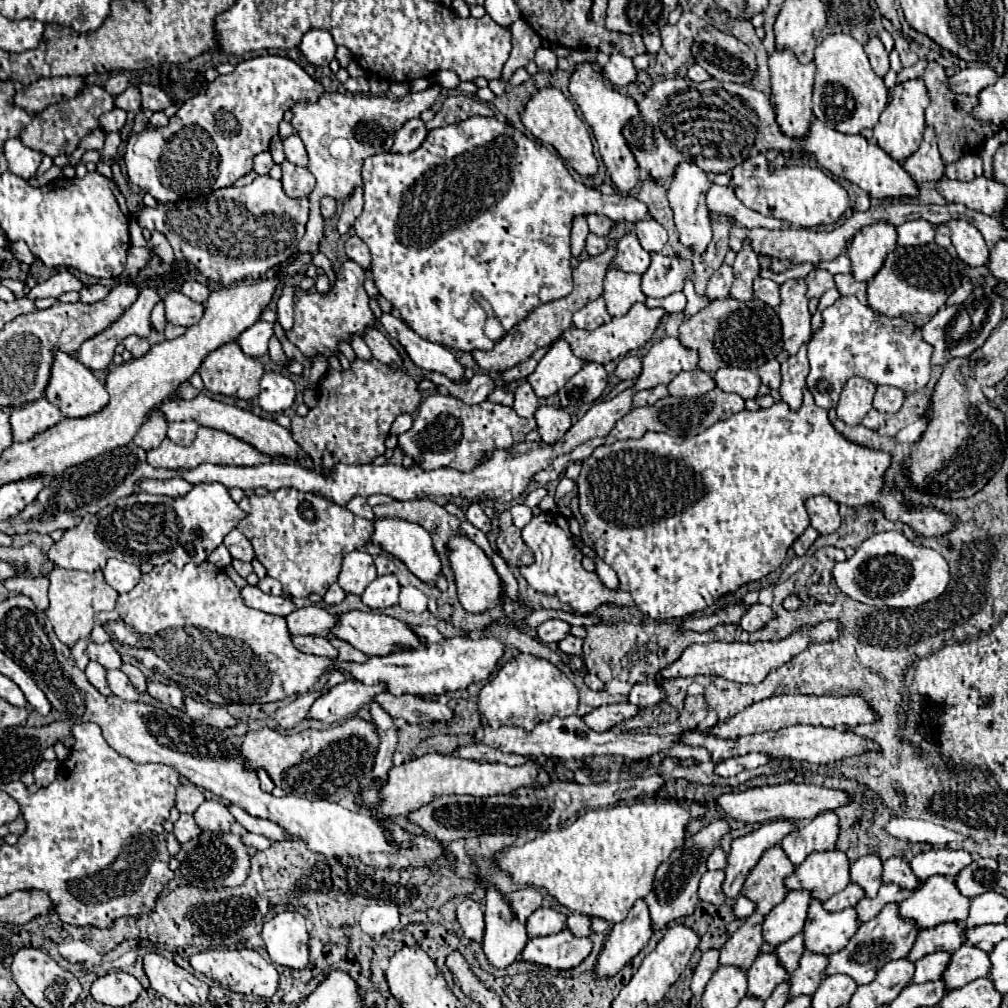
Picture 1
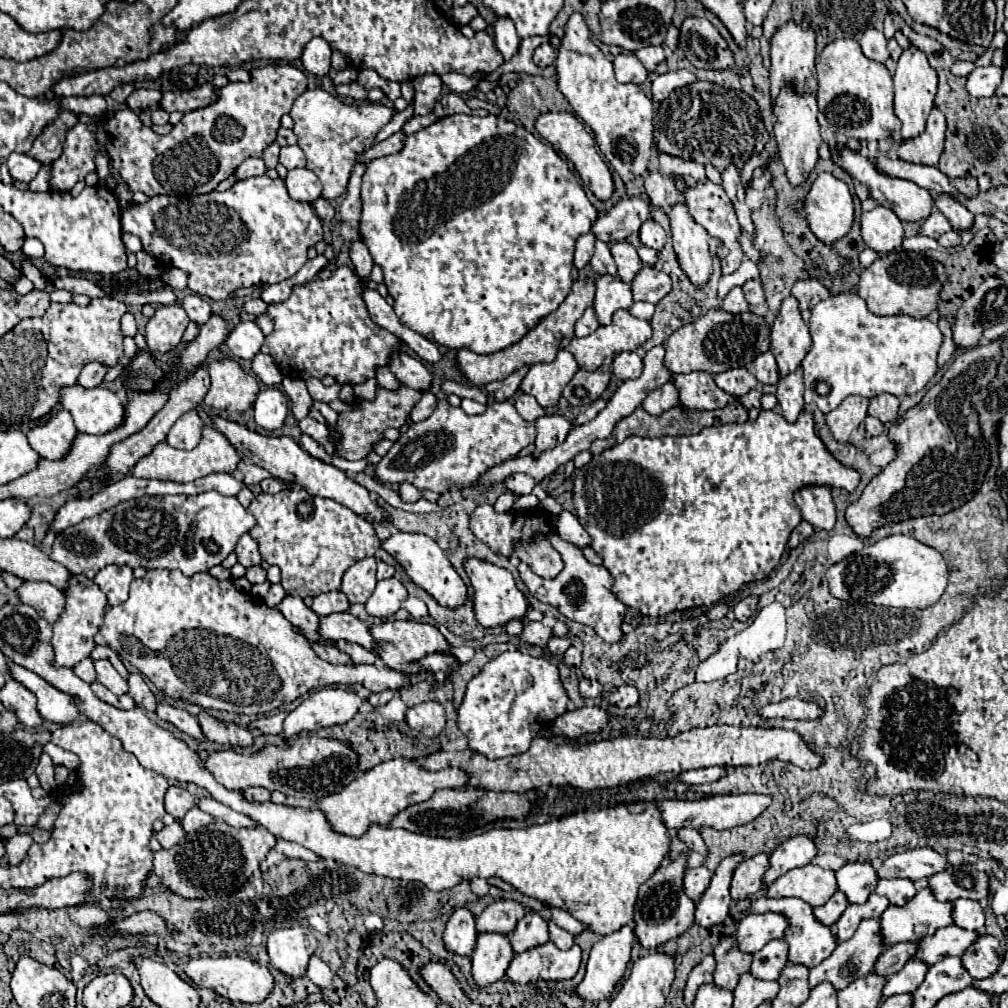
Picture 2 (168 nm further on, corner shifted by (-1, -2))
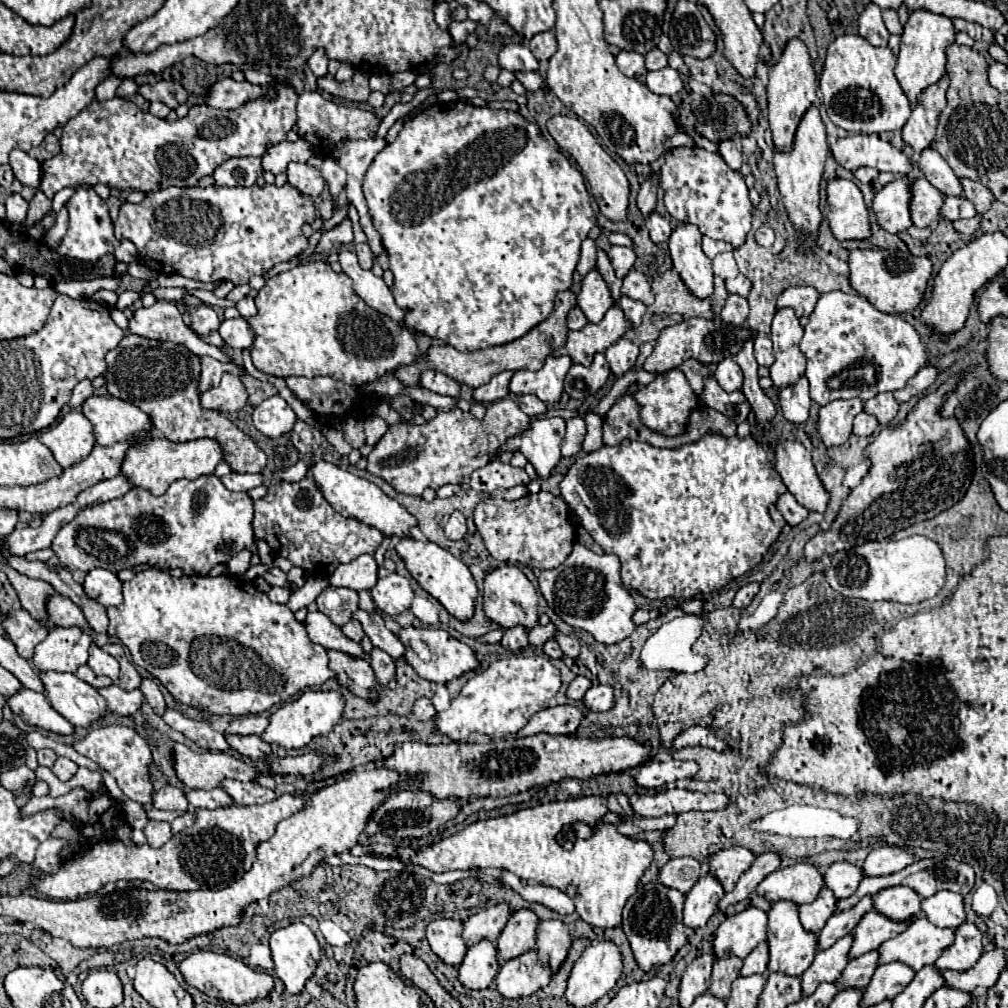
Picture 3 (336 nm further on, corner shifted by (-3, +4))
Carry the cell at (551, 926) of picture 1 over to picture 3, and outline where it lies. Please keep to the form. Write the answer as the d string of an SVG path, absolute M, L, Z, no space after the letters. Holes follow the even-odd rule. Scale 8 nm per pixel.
M530 909L514 911L498 939L498 957L508 961L530 949L534 949L534 931L538 927L538 915Z

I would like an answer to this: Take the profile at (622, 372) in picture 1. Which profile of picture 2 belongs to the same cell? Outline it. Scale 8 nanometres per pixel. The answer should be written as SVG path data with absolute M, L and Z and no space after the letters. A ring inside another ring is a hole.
M634 351L616 353L614 361L612 361L612 373L622 381L636 379L642 373L642 359Z

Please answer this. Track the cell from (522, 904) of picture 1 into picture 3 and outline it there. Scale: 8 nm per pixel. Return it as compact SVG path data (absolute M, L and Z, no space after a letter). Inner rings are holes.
M496 903L492 907L486 907L474 915L470 915L464 921L464 941L466 945L474 945L480 939L496 941L502 933L502 927L508 923L512 911L506 903Z

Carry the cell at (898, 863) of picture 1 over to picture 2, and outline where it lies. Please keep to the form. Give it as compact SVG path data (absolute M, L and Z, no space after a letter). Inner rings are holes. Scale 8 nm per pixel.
M884 879L884 881L878 881L876 893L886 897L890 905L902 907L916 895L916 887L908 879Z

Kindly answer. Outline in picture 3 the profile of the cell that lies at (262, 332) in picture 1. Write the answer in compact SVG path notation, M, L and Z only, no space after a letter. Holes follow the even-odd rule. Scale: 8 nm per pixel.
M244 317L222 321L218 333L234 349L250 349L250 343L254 343L254 331L250 331L250 323Z

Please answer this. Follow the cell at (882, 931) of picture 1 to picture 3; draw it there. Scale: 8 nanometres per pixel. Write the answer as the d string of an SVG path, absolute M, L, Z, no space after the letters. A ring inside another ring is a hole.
M846 935L838 939L830 949L818 951L814 963L804 971L802 975L802 993L810 995L816 991L816 987L824 981L834 983L838 975L846 969L846 963L850 961L850 943L854 943L854 935Z

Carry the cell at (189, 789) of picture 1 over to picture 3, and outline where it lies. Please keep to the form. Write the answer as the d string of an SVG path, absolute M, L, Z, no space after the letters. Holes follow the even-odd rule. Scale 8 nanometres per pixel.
M164 785L156 795L154 795L154 803L156 809L178 809L178 811L186 811L188 809L188 799L186 793L180 787L174 785Z

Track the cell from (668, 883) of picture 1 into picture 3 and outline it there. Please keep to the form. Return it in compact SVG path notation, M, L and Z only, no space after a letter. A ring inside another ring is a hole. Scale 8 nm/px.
M652 881L642 885L628 901L622 913L622 929L630 941L632 953L638 965L644 971L650 971L656 965L670 963L680 947L686 943L686 927L682 923L682 907L684 893L674 891L670 887L662 887L662 883Z

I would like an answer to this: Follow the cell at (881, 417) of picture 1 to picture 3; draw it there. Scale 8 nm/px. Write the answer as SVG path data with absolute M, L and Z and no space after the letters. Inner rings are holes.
M866 411L856 415L856 419L854 419L854 435L870 437L870 435L874 435L876 429L878 429L878 419L874 419L874 415L868 415Z

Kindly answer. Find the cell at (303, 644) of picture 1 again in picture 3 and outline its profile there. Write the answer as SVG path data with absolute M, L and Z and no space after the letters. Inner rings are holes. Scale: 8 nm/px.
M328 651L330 669L336 671L340 685L348 687L358 697L376 697L376 679L370 663L366 659L350 659L342 651Z

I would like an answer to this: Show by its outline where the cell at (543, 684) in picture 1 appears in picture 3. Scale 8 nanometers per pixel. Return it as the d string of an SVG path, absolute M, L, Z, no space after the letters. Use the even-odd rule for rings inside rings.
M510 655L492 661L482 673L474 675L452 701L450 709L436 715L438 731L452 741L466 743L472 733L490 739L506 739L516 735L538 711L552 705L560 689L560 671L544 655Z

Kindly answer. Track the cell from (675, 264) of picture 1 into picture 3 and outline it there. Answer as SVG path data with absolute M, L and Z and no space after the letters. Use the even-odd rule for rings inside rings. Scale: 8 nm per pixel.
M632 269L626 277L624 277L624 285L622 285L622 295L628 295L632 299L638 299L646 305L654 303L654 291L650 287L650 281L644 273Z

